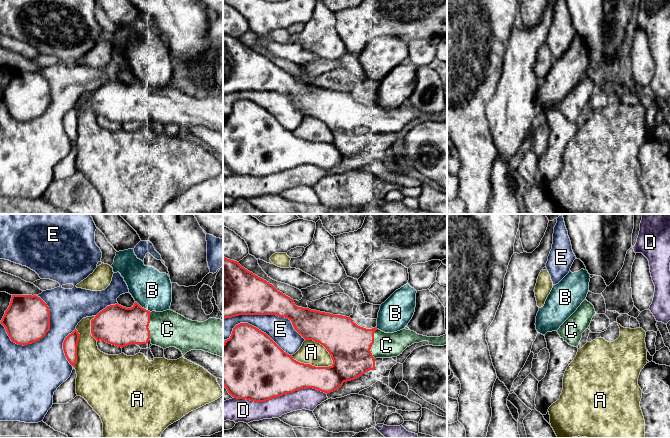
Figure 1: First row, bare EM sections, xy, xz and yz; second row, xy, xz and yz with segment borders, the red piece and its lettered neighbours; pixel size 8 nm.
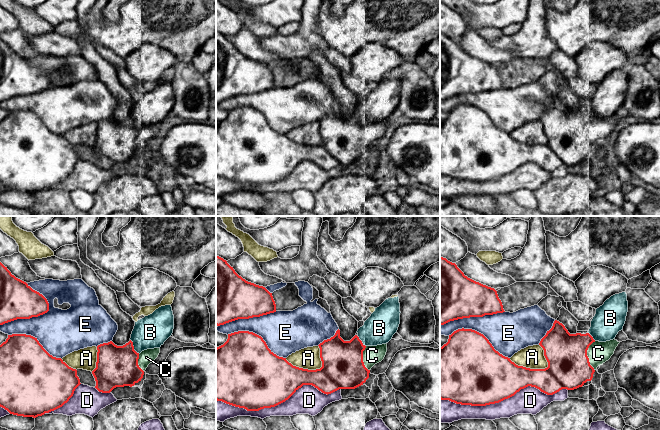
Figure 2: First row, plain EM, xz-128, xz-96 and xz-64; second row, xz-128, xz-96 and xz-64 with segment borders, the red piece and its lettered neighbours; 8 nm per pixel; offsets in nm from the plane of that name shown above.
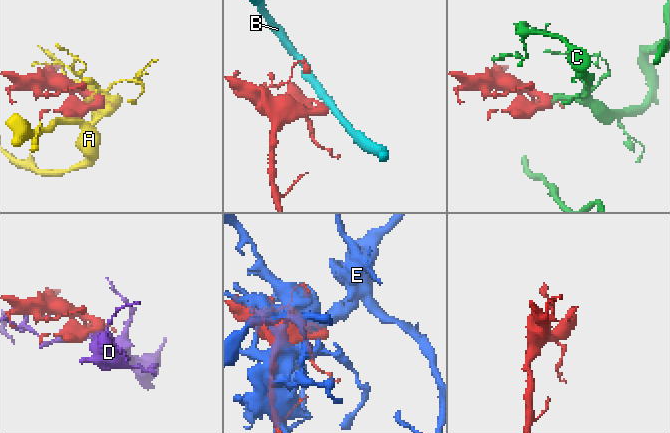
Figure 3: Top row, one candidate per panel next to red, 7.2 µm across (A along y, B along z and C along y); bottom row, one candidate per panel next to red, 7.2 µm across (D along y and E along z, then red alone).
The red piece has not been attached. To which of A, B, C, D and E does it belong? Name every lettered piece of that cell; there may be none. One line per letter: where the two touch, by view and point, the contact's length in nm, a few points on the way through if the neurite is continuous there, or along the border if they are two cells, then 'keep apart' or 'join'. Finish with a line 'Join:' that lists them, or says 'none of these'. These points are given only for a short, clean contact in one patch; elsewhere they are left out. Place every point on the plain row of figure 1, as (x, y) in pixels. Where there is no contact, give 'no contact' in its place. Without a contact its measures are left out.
A: contact xz (311, 141); length 360 nm; keep apart
B: contact xy (143, 84); length 160 nm; keep apart
C: contact xz (372, 119); length 240 nm; join
D: contact xz (280, 171); length 750 nm; keep apart
E: contact xy (49, 104); length 440 nm; keep apart
Join: C

